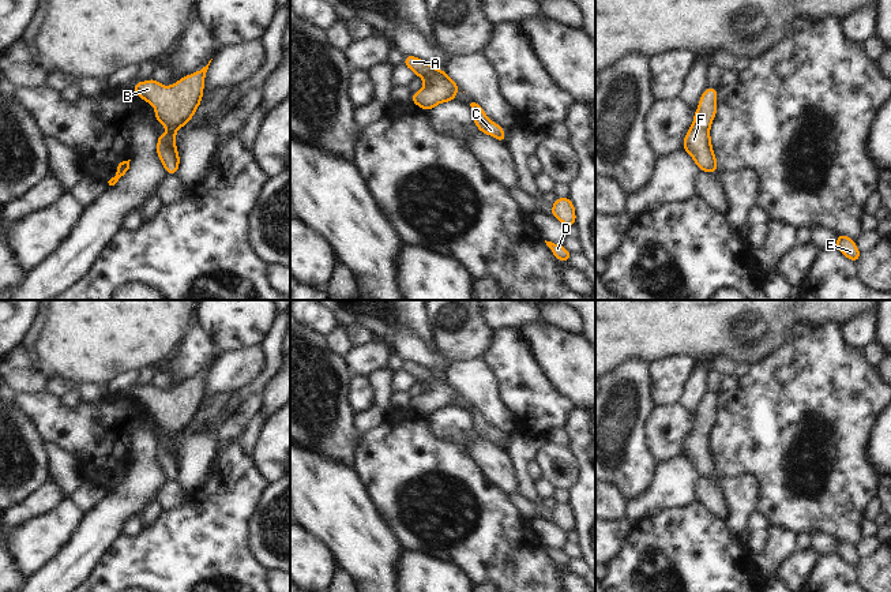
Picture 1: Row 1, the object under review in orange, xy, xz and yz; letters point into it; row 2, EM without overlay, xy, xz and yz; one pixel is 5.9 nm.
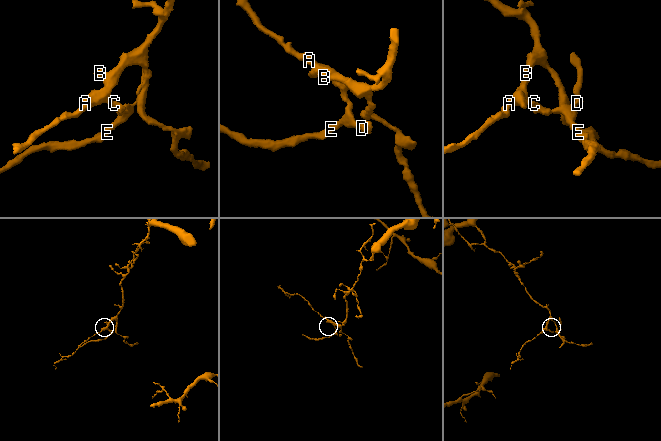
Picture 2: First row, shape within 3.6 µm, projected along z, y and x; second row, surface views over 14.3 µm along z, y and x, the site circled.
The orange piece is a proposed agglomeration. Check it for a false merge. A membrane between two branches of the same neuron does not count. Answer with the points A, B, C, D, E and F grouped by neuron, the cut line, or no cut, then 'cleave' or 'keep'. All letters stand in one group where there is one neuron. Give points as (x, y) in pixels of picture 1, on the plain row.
A B C D E F | no cut | keep

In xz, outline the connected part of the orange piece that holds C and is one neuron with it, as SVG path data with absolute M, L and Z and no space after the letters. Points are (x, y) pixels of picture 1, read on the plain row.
M470 404L466 409L473 415L474 430L482 439L488 439L500 447L507 447L508 443L503 439L504 432L500 432L488 424L485 416L480 412L478 408Z

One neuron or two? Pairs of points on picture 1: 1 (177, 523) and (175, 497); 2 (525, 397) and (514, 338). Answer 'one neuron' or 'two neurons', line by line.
1: two neurons
2: one neuron

